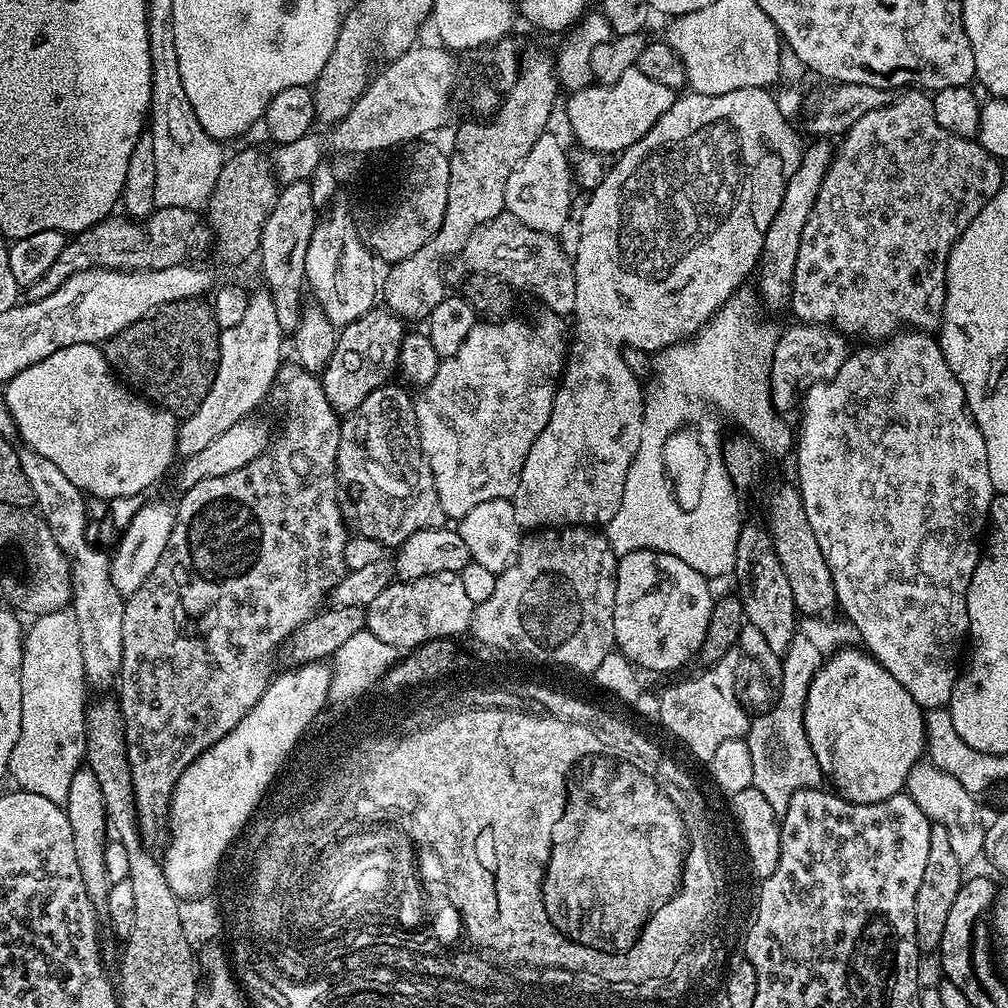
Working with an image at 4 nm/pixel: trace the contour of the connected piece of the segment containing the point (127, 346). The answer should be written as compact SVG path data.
M197 298L163 304L102 344L109 368L121 381L131 385L143 399L180 418L189 416L203 402L216 372L222 329L216 324L213 305L204 302Z

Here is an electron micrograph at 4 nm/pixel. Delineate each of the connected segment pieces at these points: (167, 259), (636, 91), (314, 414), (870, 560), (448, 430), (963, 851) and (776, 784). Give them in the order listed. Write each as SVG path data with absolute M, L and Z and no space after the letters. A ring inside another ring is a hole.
M156 208L152 215L137 222L124 214L99 220L67 241L55 263L57 277L72 276L83 268L118 268L122 272L166 270L185 263L210 244L210 229L203 215L190 208Z
M630 67L612 84L597 83L573 91L568 96L568 124L581 149L601 154L619 154L638 142L670 110L673 89L646 78L636 67Z
M296 362L281 363L276 371L276 380L270 393L271 399L276 399L278 407L284 411L284 421L280 424L280 433L275 433L274 439L262 454L250 461L242 470L234 470L218 478L206 478L183 493L184 497L174 508L172 533L168 539L166 550L154 566L150 578L142 582L137 592L129 595L124 601L122 614L122 662L118 673L118 688L120 696L118 703L124 719L124 737L126 738L126 754L130 766L130 778L136 803L136 823L140 825L140 839L145 849L160 850L168 843L168 811L174 794L174 786L178 778L182 778L182 770L190 766L203 752L210 750L214 742L226 738L242 718L262 698L273 679L272 655L302 626L311 616L321 611L322 605L331 597L334 586L346 571L344 567L344 547L350 535L350 529L345 524L340 513L340 503L336 497L336 459L338 458L338 442L340 441L341 417L330 406L321 381L313 373L300 367Z
M901 330L879 346L860 346L864 348L857 352L855 349L848 355L846 362L842 362L842 370L838 370L832 380L816 384L803 393L804 417L800 420L800 428L798 424L798 439L794 444L795 483L806 510L806 522L810 522L810 530L814 530L814 538L818 538L818 546L822 548L822 558L830 568L839 611L844 611L841 613L846 619L858 626L863 647L883 668L890 670L890 674L894 674L902 686L906 686L910 698L914 698L914 702L918 702L925 710L948 705L956 685L958 665L969 635L966 594L970 578L982 555L981 536L986 528L988 507L994 495L990 466L986 462L986 442L969 413L968 405L964 403L962 386L950 370L939 343L928 336L931 335L920 330Z
M544 310L541 313L541 316L533 324L528 320L516 320L517 318L501 320L499 324L477 322L470 330L470 334L466 334L466 342L462 342L462 346L458 346L458 354L443 357L433 380L422 389L419 393L420 397L418 395L415 397L416 428L420 431L422 450L425 458L428 459L430 470L434 474L438 502L442 502L442 510L449 521L458 522L463 516L470 514L470 510L474 510L474 506L479 506L482 502L490 502L494 498L507 500L516 493L526 454L530 454L530 446L534 446L534 438L538 438L538 434L542 434L542 430L550 418L556 389L566 363L566 324L561 317L556 316L553 312Z
M931 762L915 764L908 775L906 795L926 814L933 825L942 827L948 831L947 851L956 859L957 863L969 866L976 859L984 856L984 832L986 817L980 813L980 804L975 795L968 792L957 778L951 776L946 770L939 768Z
M799 634L794 636L786 652L781 655L782 678L776 699L768 709L761 711L751 719L744 738L749 744L750 756L752 756L752 786L766 797L778 816L782 816L786 812L789 808L790 798L798 790L819 787L824 780L821 767L818 766L813 751L810 750L804 724L806 694L809 692L810 682L813 680L814 674L823 661L824 656L815 646L811 645L811 641Z

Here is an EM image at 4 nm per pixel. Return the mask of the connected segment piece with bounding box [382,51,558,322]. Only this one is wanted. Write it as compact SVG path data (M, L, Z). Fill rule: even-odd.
M525 51L519 61L516 81L499 101L499 107L490 120L492 124L464 124L457 130L456 141L448 156L450 178L442 226L438 226L436 233L420 250L393 263L385 276L383 273L382 304L387 311L405 322L424 322L434 306L444 300L446 280L442 275L442 258L461 255L476 228L505 211L506 178L510 178L510 170L518 166L521 158L530 154L530 146L534 146L534 142L545 135L547 128L544 127L547 126L548 119L552 116L552 107L556 104L556 90L558 91L558 83L553 57Z

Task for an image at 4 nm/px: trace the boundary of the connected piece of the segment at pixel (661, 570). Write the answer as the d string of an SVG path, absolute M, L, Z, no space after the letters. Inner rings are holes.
M634 550L630 554L619 557L616 565L616 593L614 594L614 634L616 635L616 648L627 660L632 661L637 669L649 668L652 672L672 672L675 668L680 668L688 659L695 657L700 651L702 642L706 638L706 630L710 626L710 610L714 603L714 595L708 589L709 581L696 570L690 570L686 562L680 558L674 558L665 552L655 552L654 550Z

